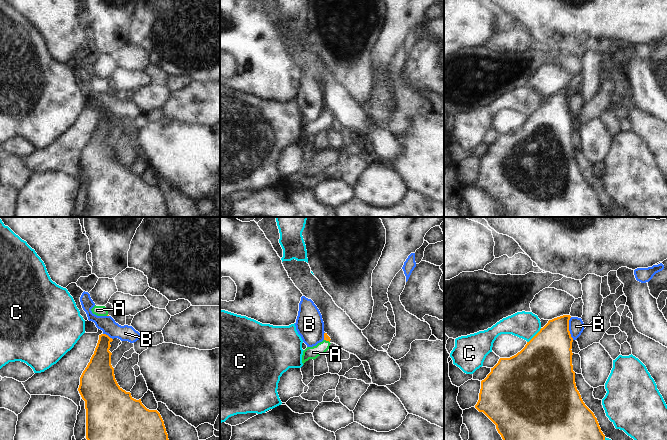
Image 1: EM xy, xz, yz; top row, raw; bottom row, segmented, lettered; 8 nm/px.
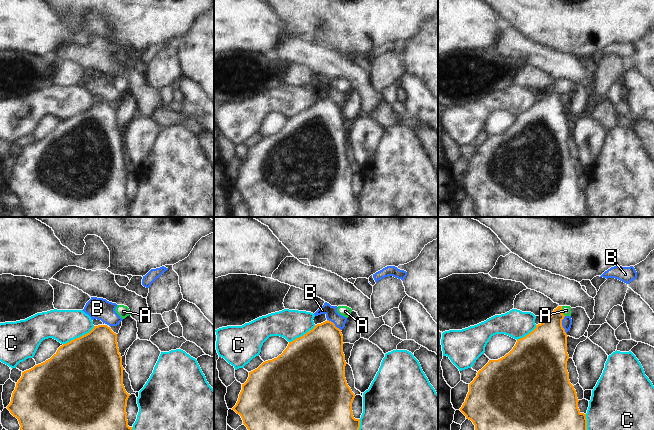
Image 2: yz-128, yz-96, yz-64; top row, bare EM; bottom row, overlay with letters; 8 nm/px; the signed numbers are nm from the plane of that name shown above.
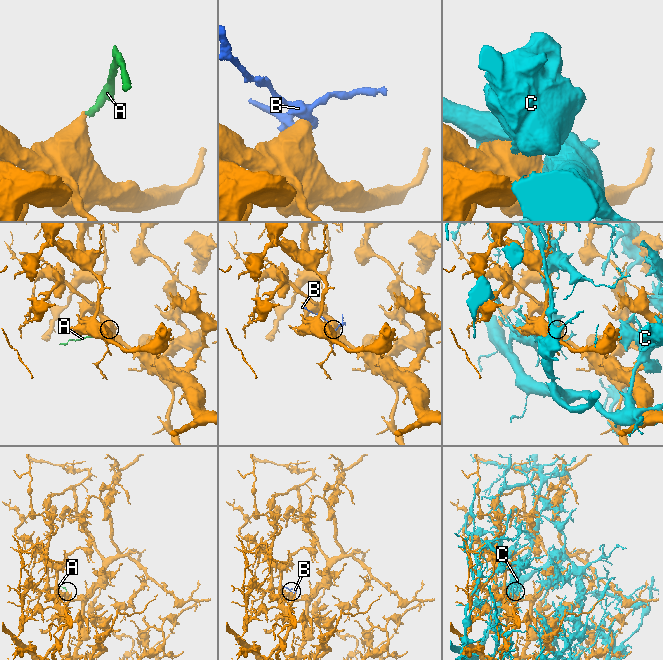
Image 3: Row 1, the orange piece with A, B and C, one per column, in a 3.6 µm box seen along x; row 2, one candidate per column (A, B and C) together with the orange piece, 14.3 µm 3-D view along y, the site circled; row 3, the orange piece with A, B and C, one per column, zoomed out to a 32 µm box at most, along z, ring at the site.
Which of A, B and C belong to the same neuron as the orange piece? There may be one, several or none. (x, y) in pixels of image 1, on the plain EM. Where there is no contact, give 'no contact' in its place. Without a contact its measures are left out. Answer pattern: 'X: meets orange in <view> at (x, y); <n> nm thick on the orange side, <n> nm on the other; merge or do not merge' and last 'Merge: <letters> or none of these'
A: meets orange in xz at (327, 116); 50 nm thick on the orange side, 100 nm on the other; merge
B: meets orange in yz at (568, 104); 360 nm thick on the orange side, 130 nm on the other; do not merge
C: meets orange in yz at (535, 111); 440 nm thick on the orange side, 220 nm on the other; do not merge
Merge: A

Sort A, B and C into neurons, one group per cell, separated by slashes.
A / B / C

